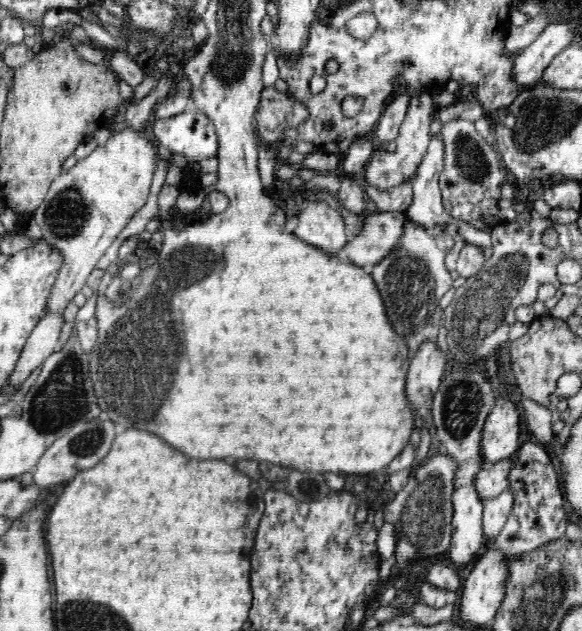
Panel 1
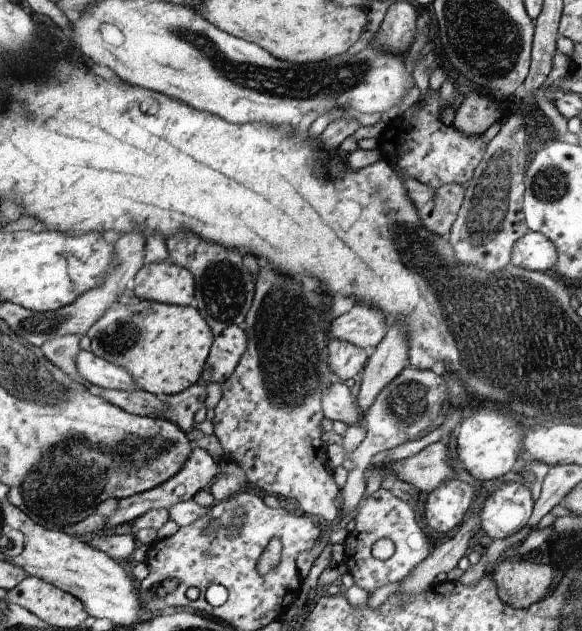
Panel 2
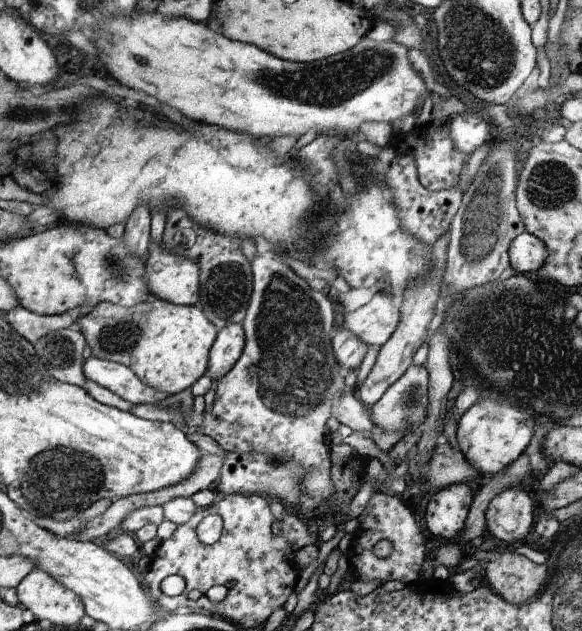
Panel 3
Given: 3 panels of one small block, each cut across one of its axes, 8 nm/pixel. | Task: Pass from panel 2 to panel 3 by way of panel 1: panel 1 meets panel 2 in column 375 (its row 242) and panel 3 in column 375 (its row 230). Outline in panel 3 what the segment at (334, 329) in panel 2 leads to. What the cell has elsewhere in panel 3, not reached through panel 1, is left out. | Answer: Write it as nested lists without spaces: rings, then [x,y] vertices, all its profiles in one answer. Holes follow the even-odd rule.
[[[377,293],[355,311],[347,312],[343,328],[353,332],[363,343],[382,346],[392,336],[400,318],[400,300]]]

